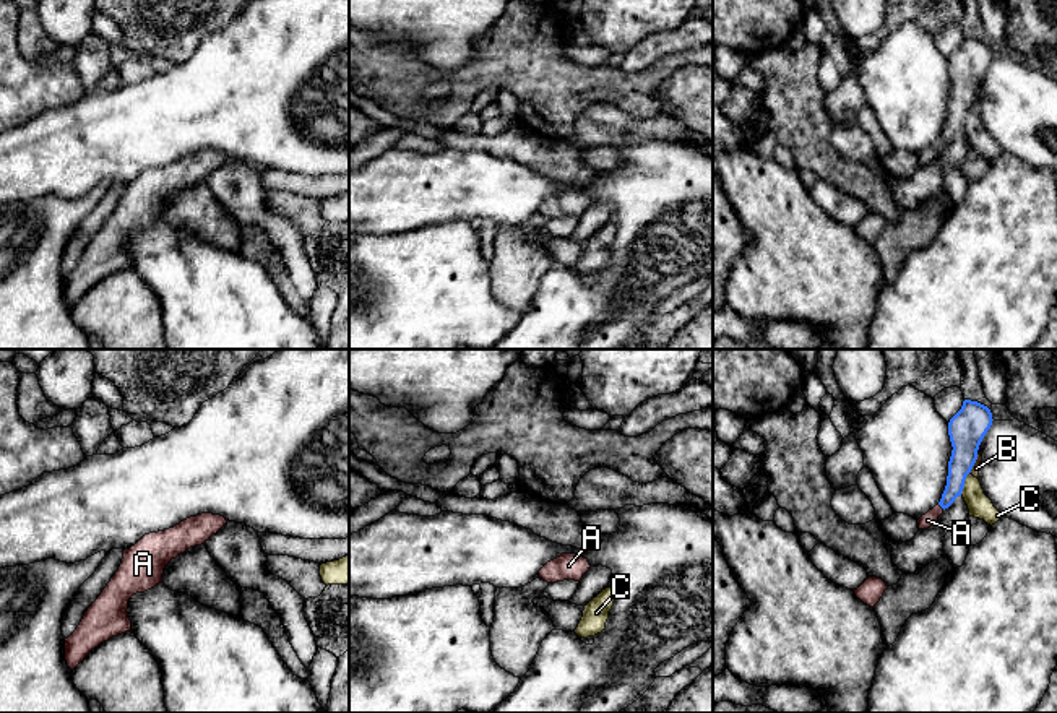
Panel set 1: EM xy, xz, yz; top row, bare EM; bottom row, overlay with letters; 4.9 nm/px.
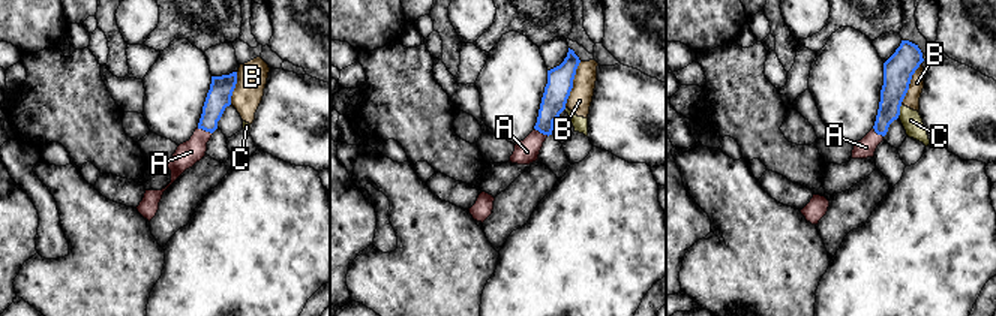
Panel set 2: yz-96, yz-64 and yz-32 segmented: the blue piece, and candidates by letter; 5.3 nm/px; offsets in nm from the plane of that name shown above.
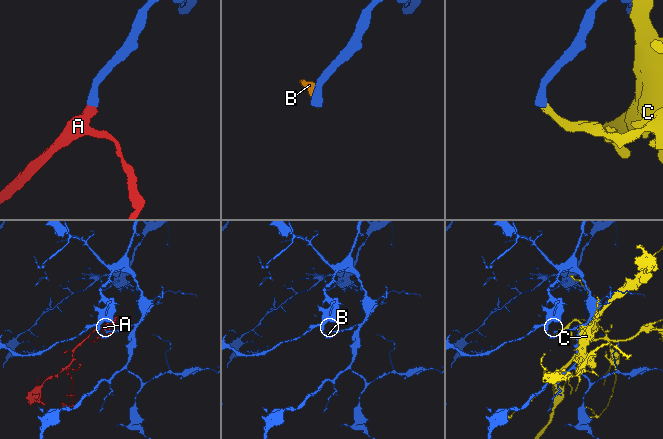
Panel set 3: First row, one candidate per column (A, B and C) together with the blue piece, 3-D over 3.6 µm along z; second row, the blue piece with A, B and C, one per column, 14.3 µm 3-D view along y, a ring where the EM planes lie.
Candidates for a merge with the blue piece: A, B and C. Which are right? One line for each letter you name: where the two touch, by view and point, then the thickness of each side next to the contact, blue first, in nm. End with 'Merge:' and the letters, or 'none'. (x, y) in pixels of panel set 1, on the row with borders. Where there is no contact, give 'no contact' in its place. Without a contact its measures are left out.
A: meets blue in yz at (942, 507); 120 nm thick on the blue side, 70 nm on the other
Merge: A

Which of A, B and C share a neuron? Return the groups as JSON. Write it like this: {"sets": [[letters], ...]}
{"sets": [["A"], ["B", "C"]]}

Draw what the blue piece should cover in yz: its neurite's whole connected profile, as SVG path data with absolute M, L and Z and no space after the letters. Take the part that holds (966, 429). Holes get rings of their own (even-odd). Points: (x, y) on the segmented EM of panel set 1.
M964 400L961 409L948 422L951 456L948 461L947 486L940 502L917 520L919 529L934 526L938 516L961 495L966 476L971 473L979 445L992 426L992 413L987 406Z

